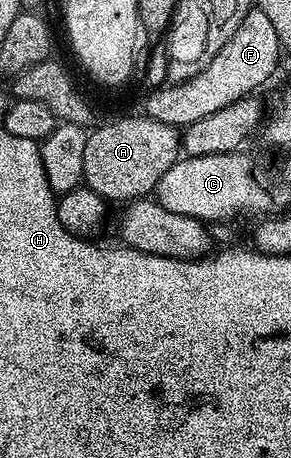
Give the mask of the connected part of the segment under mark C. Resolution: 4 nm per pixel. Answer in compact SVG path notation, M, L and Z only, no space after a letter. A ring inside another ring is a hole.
M246 152L222 153L221 155L201 155L200 157L184 156L173 163L165 175L157 183L154 196L160 205L177 215L196 217L198 221L212 223L211 221L231 221L242 213L263 213L271 205L271 197L263 190L261 182L255 178L255 165L246 157Z

